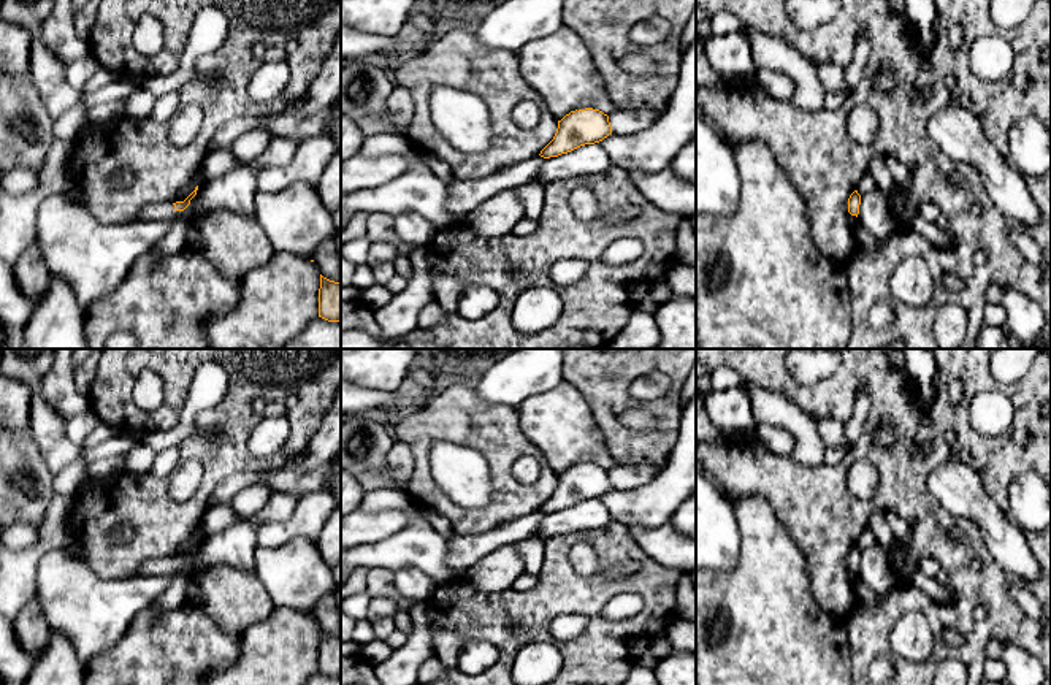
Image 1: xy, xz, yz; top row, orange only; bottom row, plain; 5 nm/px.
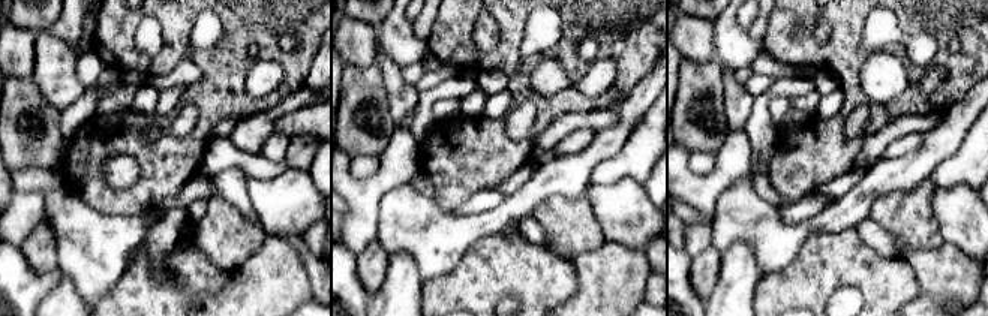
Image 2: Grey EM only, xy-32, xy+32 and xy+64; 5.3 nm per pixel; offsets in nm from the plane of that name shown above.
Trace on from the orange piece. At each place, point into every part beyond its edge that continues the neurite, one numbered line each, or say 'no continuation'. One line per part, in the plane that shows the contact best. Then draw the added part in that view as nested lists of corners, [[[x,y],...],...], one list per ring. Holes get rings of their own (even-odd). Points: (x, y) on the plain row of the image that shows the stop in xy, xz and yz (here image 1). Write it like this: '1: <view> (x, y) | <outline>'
1: xy (159, 566) | [[[157,558],[143,561],[138,569],[135,571],[135,577],[146,577],[146,576],[163,576],[171,572],[176,568],[173,558]]]

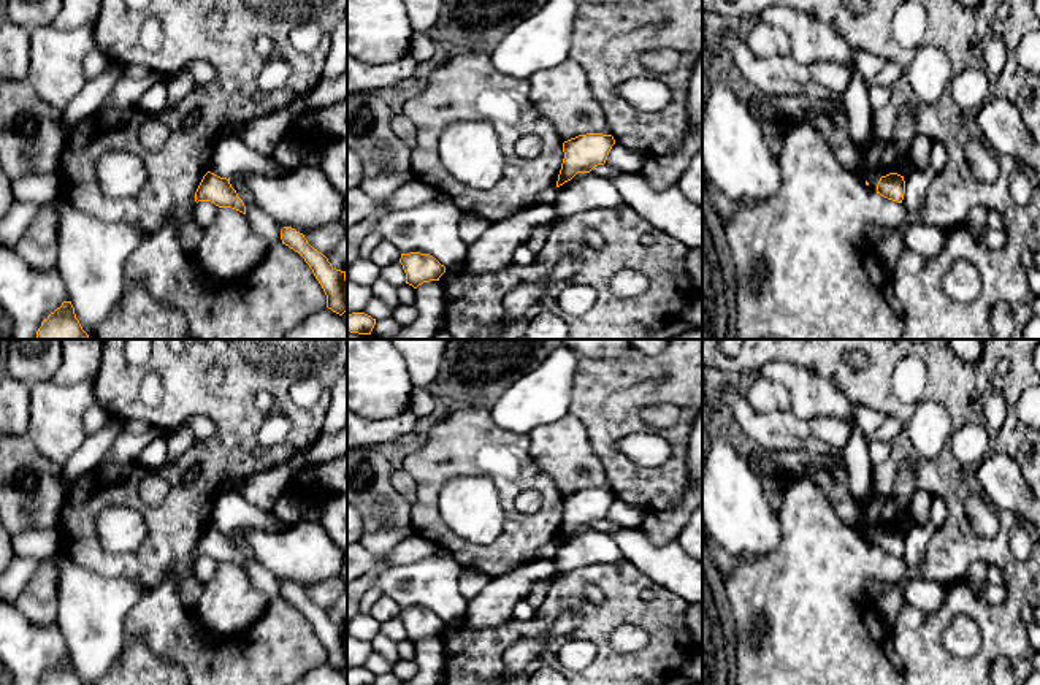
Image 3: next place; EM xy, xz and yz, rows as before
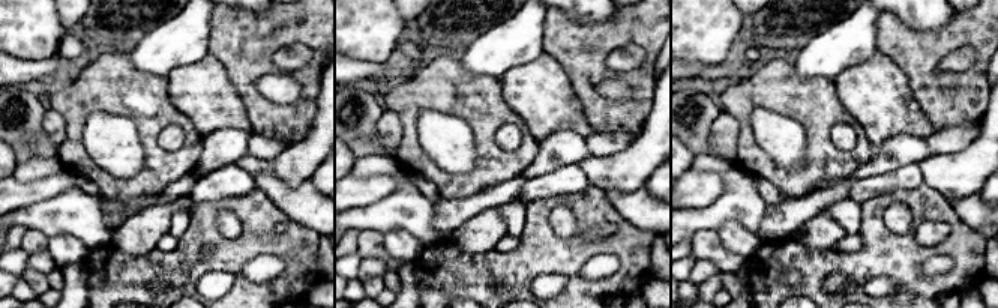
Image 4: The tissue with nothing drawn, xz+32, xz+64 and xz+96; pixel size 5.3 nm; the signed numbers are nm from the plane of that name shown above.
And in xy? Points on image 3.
no continuation

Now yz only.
no continuation

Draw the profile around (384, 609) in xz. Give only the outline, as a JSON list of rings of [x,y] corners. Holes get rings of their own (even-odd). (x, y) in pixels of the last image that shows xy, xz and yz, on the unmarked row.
[[[380,596],[373,609],[371,609],[371,615],[379,622],[379,623],[385,623],[388,620],[395,620],[398,618],[401,614],[401,607],[390,599],[388,596]]]

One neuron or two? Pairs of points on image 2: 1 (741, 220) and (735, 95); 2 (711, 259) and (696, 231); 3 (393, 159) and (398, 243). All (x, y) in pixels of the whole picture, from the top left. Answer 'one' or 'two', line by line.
1: two
2: two
3: two

